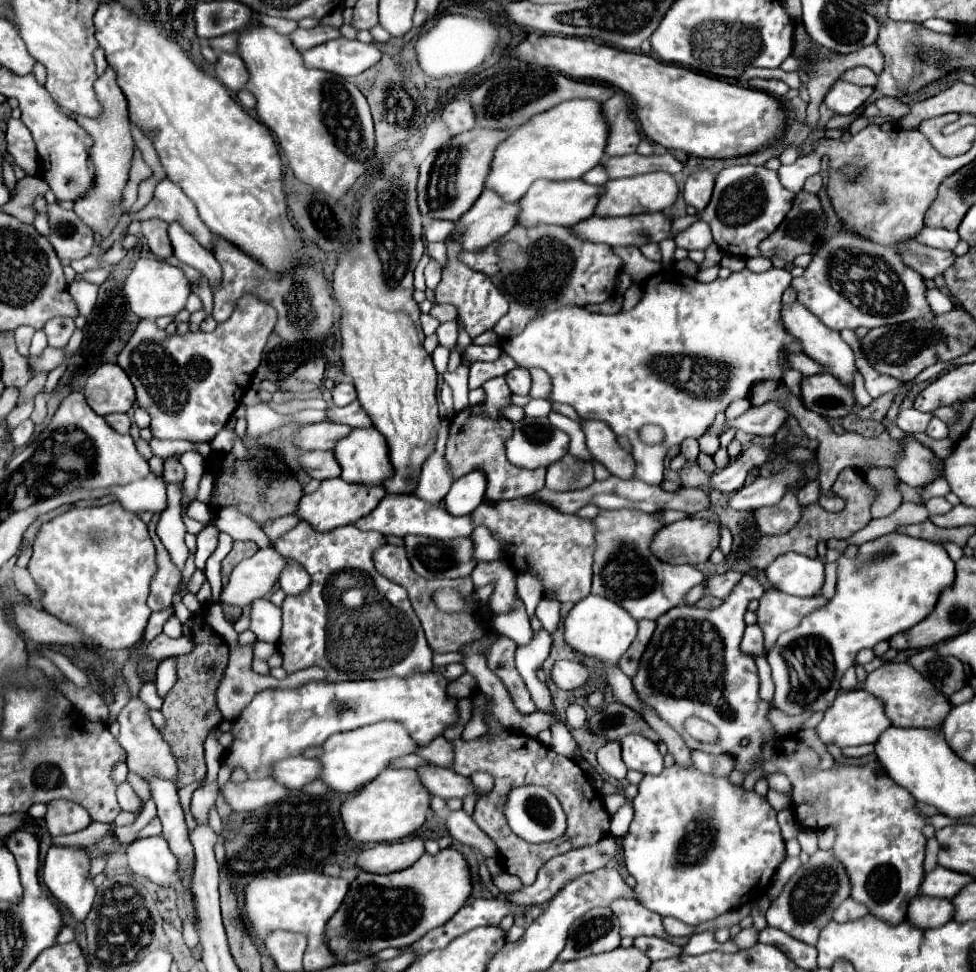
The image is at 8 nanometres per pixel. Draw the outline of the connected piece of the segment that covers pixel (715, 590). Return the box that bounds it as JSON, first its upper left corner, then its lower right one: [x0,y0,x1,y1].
[704,571,742,599]

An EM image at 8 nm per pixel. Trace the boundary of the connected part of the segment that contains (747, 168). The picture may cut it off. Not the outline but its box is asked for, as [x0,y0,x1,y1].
[698,165,794,257]

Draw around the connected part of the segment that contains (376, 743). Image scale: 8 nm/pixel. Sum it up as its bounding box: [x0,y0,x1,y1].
[322,723,418,793]

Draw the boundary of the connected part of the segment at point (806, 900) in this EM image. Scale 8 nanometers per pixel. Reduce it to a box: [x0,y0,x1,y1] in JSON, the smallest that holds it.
[766,851,850,945]

